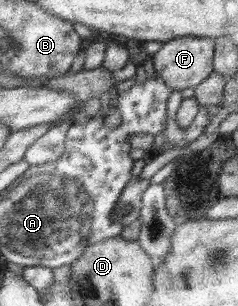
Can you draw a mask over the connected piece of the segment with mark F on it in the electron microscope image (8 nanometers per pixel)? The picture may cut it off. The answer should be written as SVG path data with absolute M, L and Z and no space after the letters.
M183 36L163 42L153 58L153 66L158 77L172 90L183 91L195 88L203 79L213 73L213 57L215 41L201 36Z

